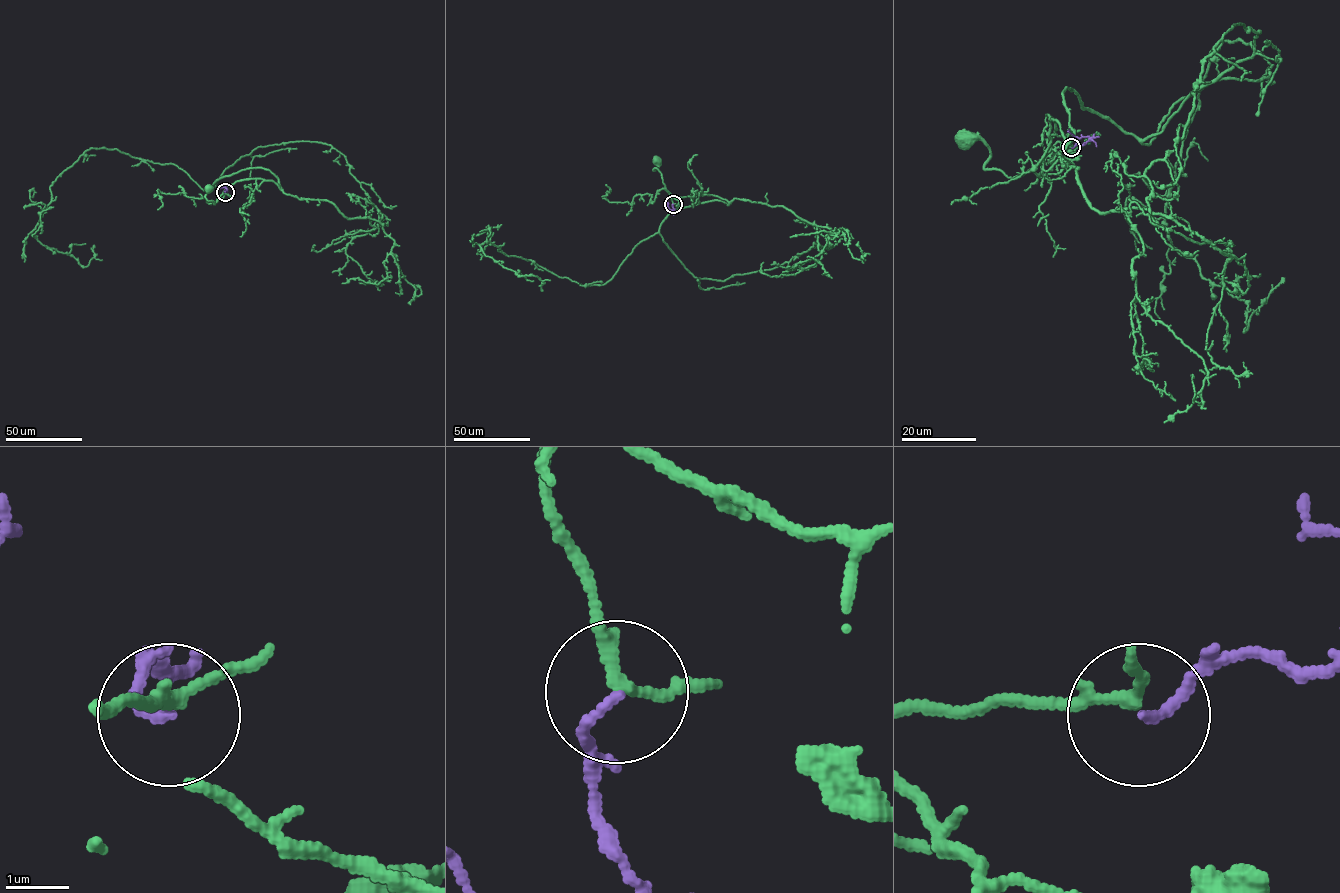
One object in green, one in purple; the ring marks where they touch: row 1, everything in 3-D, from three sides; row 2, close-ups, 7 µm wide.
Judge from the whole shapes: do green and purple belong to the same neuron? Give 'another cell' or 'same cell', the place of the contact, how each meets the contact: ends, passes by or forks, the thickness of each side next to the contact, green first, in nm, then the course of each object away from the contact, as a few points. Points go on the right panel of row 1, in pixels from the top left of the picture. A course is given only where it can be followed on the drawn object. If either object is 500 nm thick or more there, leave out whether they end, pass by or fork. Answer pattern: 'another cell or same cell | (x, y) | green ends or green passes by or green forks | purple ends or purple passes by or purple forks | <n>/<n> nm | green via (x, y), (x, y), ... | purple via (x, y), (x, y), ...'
same cell | (1071, 147) | green passes by | purple ends | 170/130 nm | green via (1072, 147), (1051, 149), (1034, 167), (1009, 177), (995, 169), (984, 169), (990, 149), (982, 141), (968, 141) | purple via (1072, 147), (1090, 138), (1074, 136), (1069, 129)

